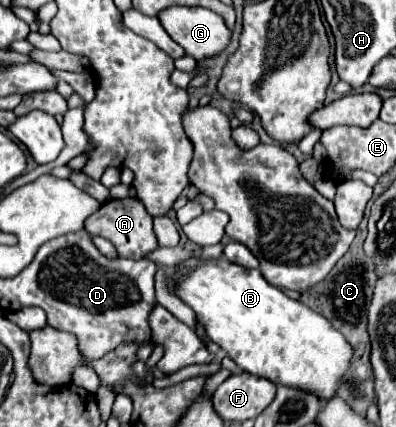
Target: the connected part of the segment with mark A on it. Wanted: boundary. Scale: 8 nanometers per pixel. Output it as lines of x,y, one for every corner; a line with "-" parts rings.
128,197
128,199
110,199
108,203
104,203
92,217
86,219
84,229
90,235
100,235
104,239
108,239
114,247
118,257
128,257
128,259
142,259
144,253
150,253
158,247
156,243
156,235
152,231
152,217
148,215
148,211
144,209
144,205
136,199
136,197

